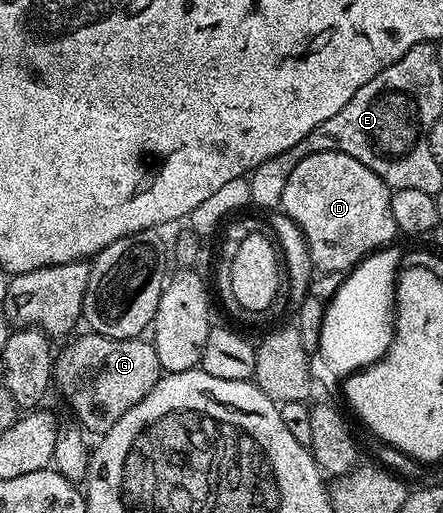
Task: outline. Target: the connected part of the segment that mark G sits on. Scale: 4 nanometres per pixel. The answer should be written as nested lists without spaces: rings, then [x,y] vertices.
[[[97,334],[85,335],[79,340],[71,339],[71,344],[57,353],[52,384],[62,391],[63,398],[78,415],[77,423],[87,433],[101,434],[112,430],[136,402],[143,400],[164,373],[149,339],[117,340]]]

